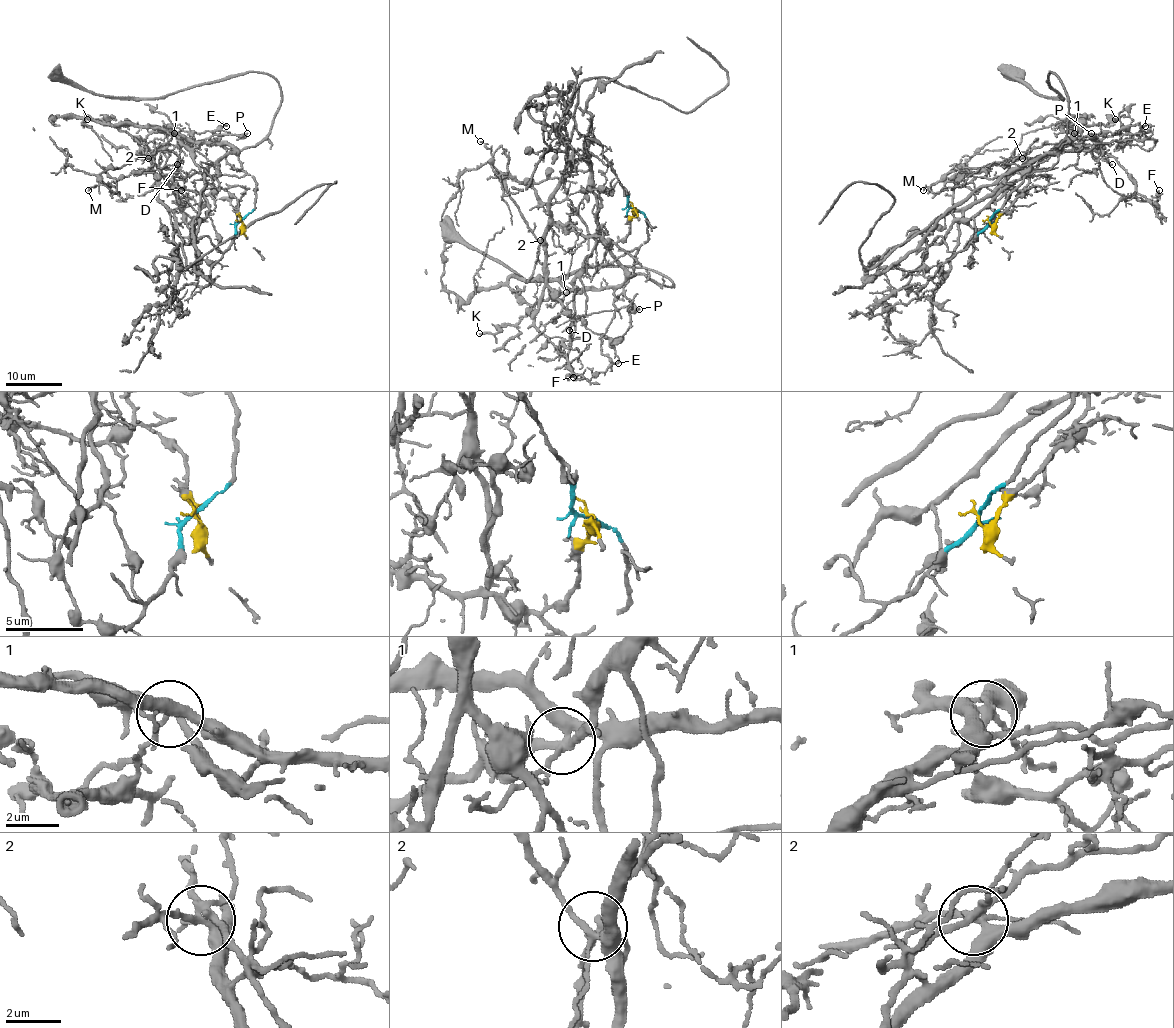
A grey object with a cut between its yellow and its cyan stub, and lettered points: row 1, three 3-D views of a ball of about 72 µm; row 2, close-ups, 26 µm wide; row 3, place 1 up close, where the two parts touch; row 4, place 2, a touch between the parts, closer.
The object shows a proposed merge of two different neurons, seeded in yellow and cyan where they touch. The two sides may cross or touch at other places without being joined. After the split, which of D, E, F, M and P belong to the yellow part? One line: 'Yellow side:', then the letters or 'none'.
Yellow side: D, E, F, M, P

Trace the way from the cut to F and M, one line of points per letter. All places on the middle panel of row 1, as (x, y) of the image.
F: (633, 207), (630, 230), (614, 242), (549, 225), (535, 323), (565, 355), (575, 375), (568, 376), (574, 376)
M: (633, 207), (630, 230), (616, 242), (551, 225), (543, 240), (539, 240), (495, 167), (491, 151), (480, 141)

